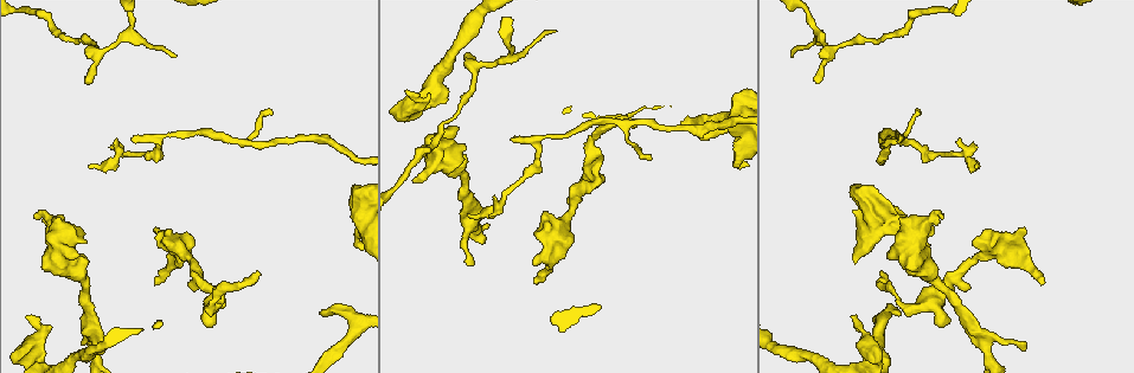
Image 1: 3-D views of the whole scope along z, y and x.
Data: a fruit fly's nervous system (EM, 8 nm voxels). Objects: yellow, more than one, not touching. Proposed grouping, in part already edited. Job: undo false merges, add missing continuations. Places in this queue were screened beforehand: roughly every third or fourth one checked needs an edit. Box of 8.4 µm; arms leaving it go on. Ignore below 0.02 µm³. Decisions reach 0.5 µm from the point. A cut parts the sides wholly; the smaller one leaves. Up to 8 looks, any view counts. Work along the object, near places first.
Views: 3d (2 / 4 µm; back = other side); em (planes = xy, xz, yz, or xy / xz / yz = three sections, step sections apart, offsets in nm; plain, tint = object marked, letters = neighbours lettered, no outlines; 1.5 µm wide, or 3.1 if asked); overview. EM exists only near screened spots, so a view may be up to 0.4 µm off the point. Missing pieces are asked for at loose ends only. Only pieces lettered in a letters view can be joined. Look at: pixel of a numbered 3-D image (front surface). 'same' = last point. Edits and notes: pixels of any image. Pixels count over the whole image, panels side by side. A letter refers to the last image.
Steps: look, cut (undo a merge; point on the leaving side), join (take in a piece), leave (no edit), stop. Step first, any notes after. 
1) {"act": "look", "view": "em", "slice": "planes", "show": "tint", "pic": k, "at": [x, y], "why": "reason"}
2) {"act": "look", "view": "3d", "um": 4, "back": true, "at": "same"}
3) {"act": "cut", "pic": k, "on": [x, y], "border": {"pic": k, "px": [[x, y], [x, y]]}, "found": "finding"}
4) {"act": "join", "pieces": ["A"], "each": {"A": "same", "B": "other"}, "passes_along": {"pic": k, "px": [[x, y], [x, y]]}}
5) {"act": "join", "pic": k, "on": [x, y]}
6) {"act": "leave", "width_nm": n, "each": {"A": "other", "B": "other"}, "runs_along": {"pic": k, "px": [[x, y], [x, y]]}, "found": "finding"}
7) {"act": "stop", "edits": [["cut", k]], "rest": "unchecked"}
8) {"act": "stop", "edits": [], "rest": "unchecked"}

{"act": "look", "view": "em", "slice": "xz", "step": 4, "show": "letters", "pic": 1, "at": [156, 281], "why": "free end"}

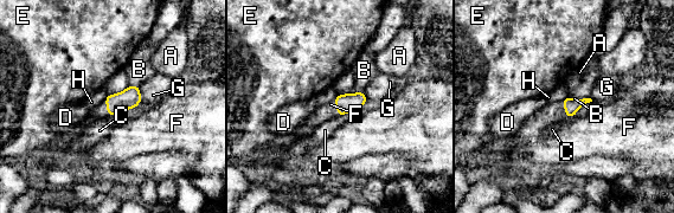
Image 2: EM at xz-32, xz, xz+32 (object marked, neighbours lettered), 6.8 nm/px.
{"act": "join", "pieces": ["F"], "width_nm": 100, "each": {"A": "other", "B": "other", "C": "other", "D": "other", "E": "other", "F": "same", "G": "other", "H": "other"}, "passes_along": {"pic": 2, "px": [[571, 105], [565, 111], [577, 137]]}, "found": "it goes on there"}

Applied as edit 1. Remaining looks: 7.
{"act": "look", "view": "em", "slice": "yz", "step": 4, "show": "letters", "pic": 1, "at": [30, 315], "why": "free end"}

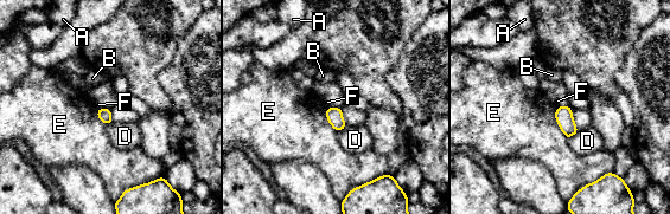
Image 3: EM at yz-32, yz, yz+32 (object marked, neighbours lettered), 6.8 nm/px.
{"act": "leave", "width_nm": 90, "each": {"A": "other", "B": "other", "D": "other", "E": "other", "F": "other"}, "border": {"pic": 3, "px": [[340, 106], [329, 106], [326, 109]]}, "found": "no lettered piece goes on from it"}

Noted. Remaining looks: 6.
{"act": "look", "view": "em", "slice": "xy", "step": 4, "show": "tint", "pic": 1, "at": [942, 217], "why": "branch stops here"}

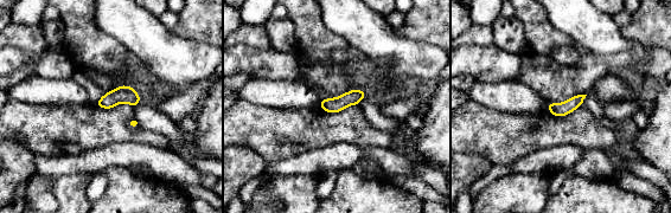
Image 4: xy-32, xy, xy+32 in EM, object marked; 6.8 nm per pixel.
{"act": "look", "view": "em", "slice": "xy", "step": 4, "show": "letters", "at": "same", "why": "see the neighbours"}

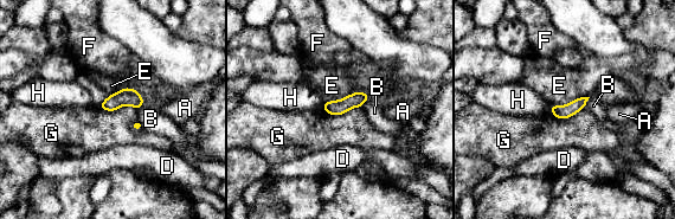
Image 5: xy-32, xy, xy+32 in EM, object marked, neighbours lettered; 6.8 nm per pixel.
{"act": "leave", "longest_contact_nm": ["E", 280], "each": {"A": "other", "B": "other", "D": "other", "E": "other", "F": "other", "G": "other", "H": "other"}, "found": "no lettered piece goes on from it"}

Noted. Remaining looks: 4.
{"act": "look", "view": "3d", "um": 2, "pic": 1, "at": [815, 81]}

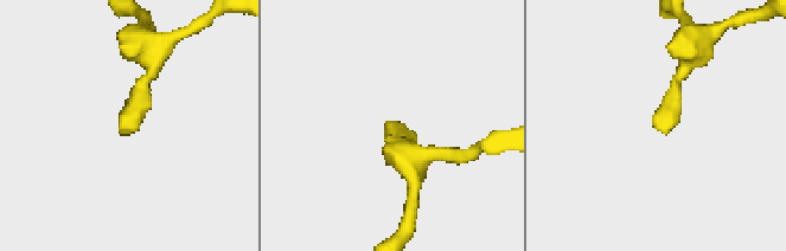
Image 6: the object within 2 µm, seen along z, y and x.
{"act": "look", "view": "em", "slice": "planes", "show": "letters", "pic": 6, "at": [384, 131], "why": "need the tissue"}

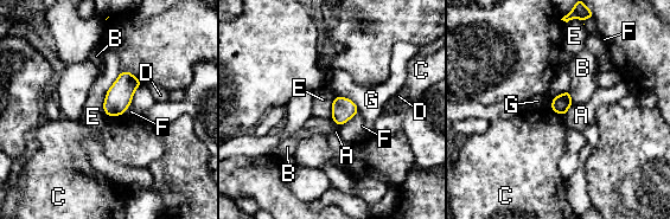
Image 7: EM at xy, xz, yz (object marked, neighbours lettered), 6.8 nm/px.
{"act": "leave", "longest_contact_nm": ["E", 320], "each": {"A": "other", "B": "other", "C": "other", "D": "other", "E": "other", "F": "other", "G": "other"}, "border": {"pic": 7, "px": [[120, 72], [107, 91], [106, 115]]}, "found": "no lettered piece goes on from it"}

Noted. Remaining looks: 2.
{"act": "stop", "edits": [["join", 2]], "rest": "unchecked"}

